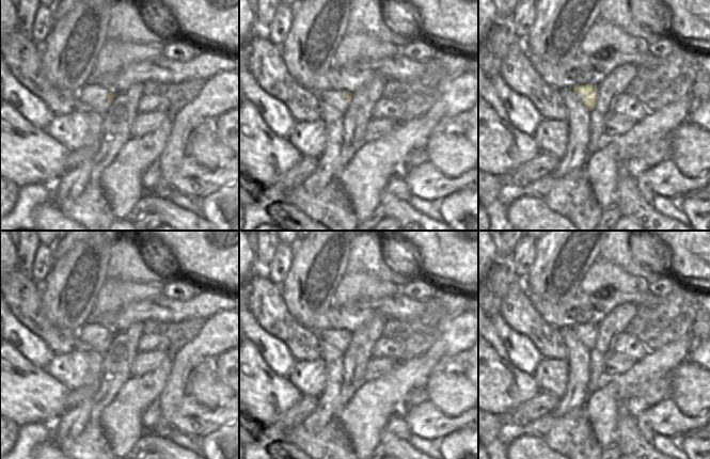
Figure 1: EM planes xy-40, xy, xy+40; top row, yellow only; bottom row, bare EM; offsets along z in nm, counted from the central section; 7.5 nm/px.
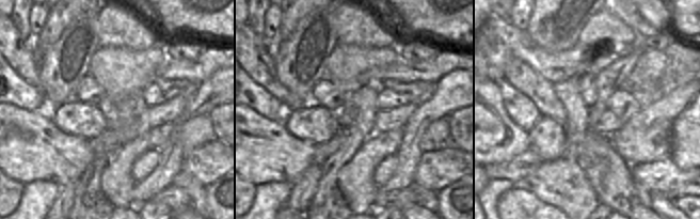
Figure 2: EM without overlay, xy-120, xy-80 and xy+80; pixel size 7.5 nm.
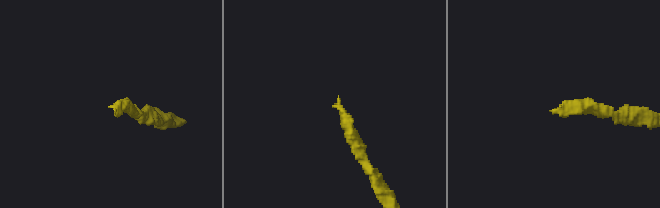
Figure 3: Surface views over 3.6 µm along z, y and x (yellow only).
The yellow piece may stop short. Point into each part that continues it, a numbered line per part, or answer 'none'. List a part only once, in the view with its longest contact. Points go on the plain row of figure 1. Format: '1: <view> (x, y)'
1: xy+40 (580, 334)

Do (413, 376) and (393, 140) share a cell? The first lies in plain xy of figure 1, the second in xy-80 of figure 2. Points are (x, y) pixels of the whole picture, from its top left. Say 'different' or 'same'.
same

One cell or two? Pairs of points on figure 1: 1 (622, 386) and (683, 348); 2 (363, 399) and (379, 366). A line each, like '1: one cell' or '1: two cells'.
1: one cell
2: two cells

